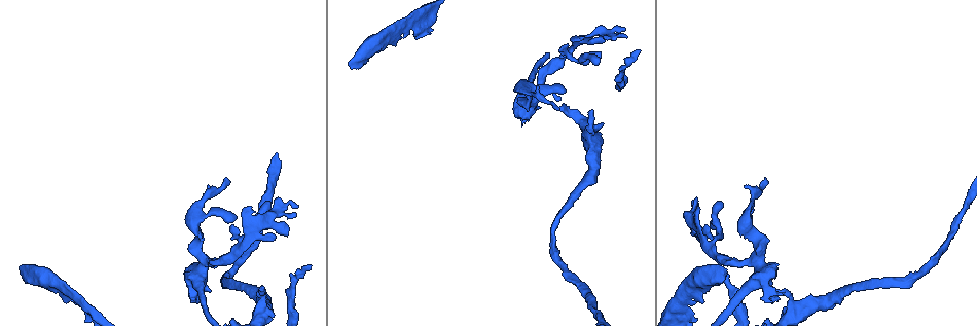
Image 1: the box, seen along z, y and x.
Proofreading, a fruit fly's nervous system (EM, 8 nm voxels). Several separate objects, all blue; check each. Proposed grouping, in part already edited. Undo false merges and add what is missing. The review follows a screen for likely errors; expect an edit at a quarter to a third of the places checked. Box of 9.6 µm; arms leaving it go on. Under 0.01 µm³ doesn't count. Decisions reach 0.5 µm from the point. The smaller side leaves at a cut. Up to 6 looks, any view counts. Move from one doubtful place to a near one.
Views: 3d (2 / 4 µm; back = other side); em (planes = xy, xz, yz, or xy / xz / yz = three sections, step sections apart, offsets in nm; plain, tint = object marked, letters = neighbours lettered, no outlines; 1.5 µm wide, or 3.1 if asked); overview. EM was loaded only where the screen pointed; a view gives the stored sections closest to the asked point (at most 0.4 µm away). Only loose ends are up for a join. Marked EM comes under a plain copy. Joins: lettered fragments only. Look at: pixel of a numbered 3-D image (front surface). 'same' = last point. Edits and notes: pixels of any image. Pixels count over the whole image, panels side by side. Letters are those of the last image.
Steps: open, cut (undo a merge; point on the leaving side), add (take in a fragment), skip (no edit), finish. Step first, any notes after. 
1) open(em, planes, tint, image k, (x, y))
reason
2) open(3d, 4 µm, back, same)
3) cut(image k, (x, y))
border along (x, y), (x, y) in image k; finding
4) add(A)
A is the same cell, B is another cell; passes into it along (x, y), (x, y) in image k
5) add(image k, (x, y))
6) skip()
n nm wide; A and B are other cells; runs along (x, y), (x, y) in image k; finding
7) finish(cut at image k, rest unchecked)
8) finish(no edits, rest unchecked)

open(em, xz, step 8, tint, image 1, (745, 218))

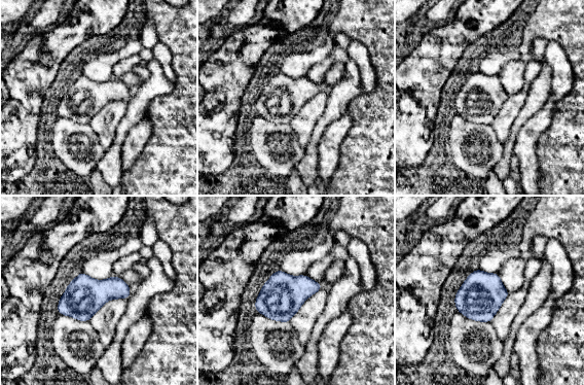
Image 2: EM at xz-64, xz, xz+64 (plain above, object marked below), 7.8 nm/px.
open(em, xz, step 8, letters, same)

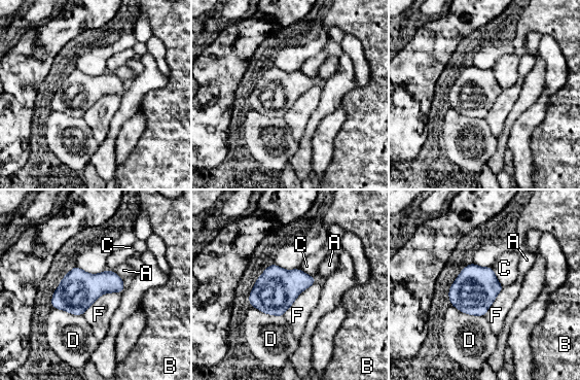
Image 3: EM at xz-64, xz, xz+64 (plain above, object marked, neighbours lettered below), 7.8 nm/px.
skip()
A, B, C, D and F are other cells; border along (120, 292), (103, 294), (82, 314) in image 3; one neuron here

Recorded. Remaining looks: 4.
open(em, yz, step 8, tint, image 1, (578, 39))
an open end

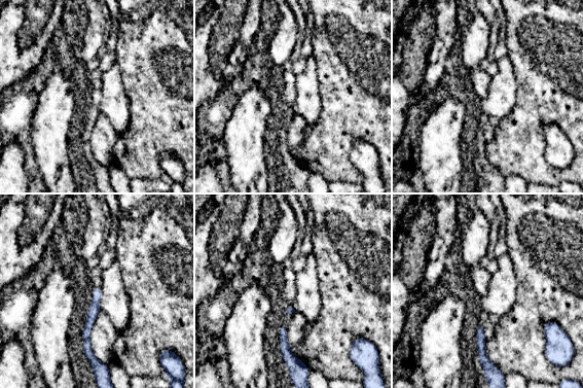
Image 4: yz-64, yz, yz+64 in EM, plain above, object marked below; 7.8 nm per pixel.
open(em, planes, letters, same)

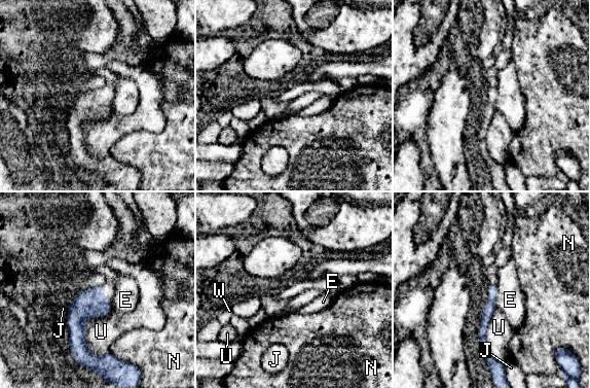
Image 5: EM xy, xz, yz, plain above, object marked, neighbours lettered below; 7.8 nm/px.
skip()
E, J, N, U and W are other cells; border along (494, 285), (496, 288), (495, 308) in image 5; no lettered fragment goes on from it

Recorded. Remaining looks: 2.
finish(no edits, rest unchecked)

